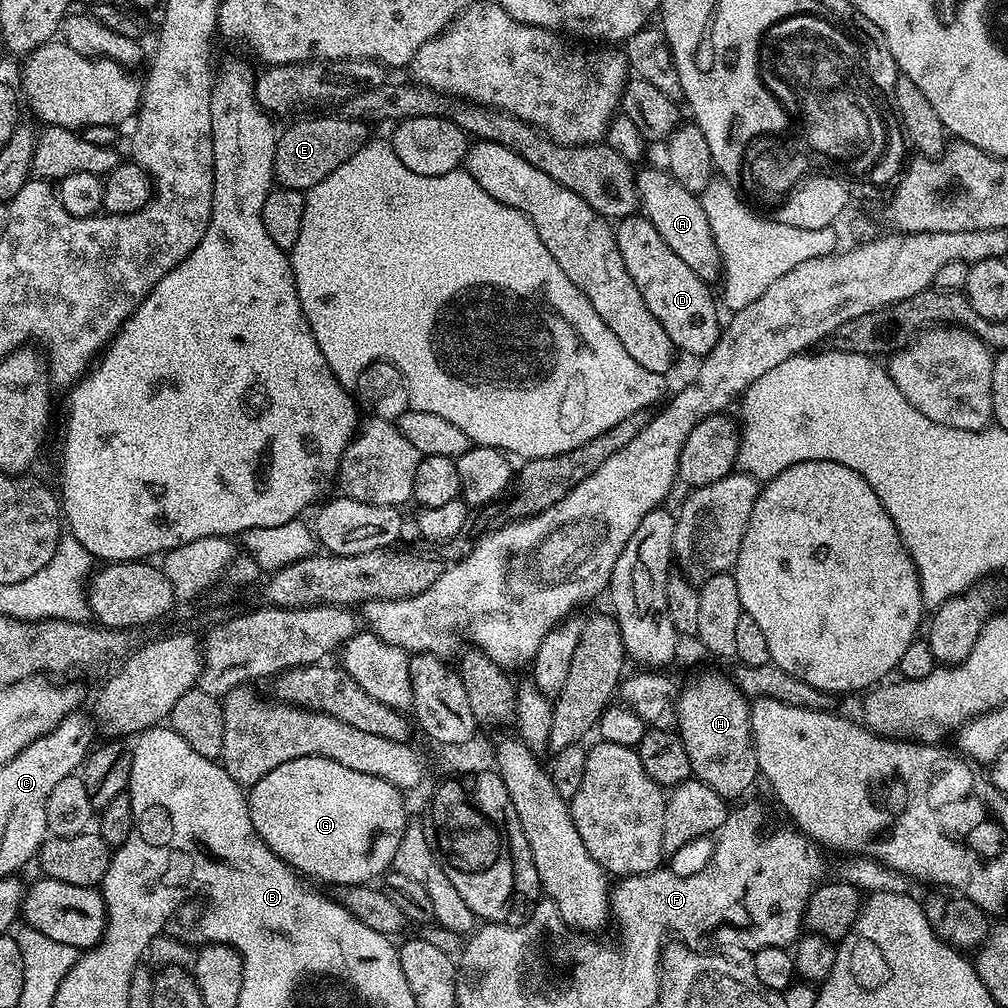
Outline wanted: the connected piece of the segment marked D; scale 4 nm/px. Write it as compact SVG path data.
M642 214L626 216L614 228L618 242L618 254L622 254L622 262L626 262L626 270L630 278L634 278L634 286L646 298L646 306L650 306L650 314L662 322L662 330L670 334L670 342L681 353L703 358L715 348L722 331L722 320L716 313L716 300L712 297L709 285L666 242L652 223Z

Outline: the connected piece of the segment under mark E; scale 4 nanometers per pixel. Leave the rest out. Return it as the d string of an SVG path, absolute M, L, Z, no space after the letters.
M342 115L312 116L309 120L300 120L279 133L274 154L272 175L281 188L293 188L299 192L318 186L322 178L334 174L346 158L353 156L368 143L369 125L363 120L347 120Z

